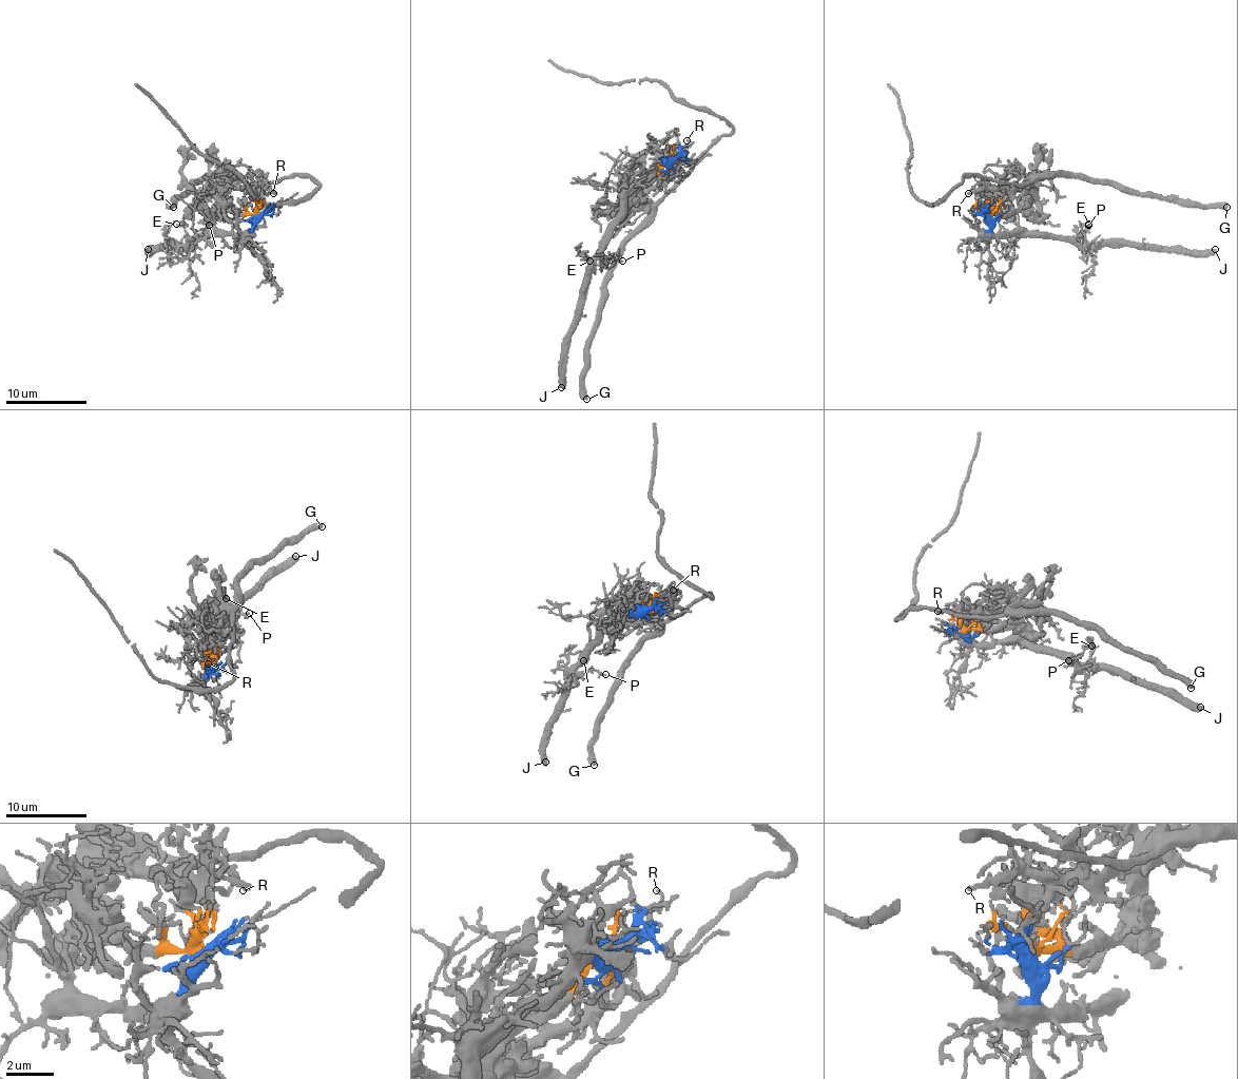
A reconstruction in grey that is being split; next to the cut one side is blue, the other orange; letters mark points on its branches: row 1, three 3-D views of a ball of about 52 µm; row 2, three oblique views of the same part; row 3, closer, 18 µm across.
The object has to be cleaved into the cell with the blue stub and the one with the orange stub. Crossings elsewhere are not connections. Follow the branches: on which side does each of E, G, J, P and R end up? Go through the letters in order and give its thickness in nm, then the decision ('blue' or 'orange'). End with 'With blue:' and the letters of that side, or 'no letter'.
E: calibre 130 nm; blue
G: calibre 480 nm; orange
J: calibre 550 nm; blue
P: calibre 140 nm; blue
R: calibre 150 nm; orange
With blue: E, J, P

